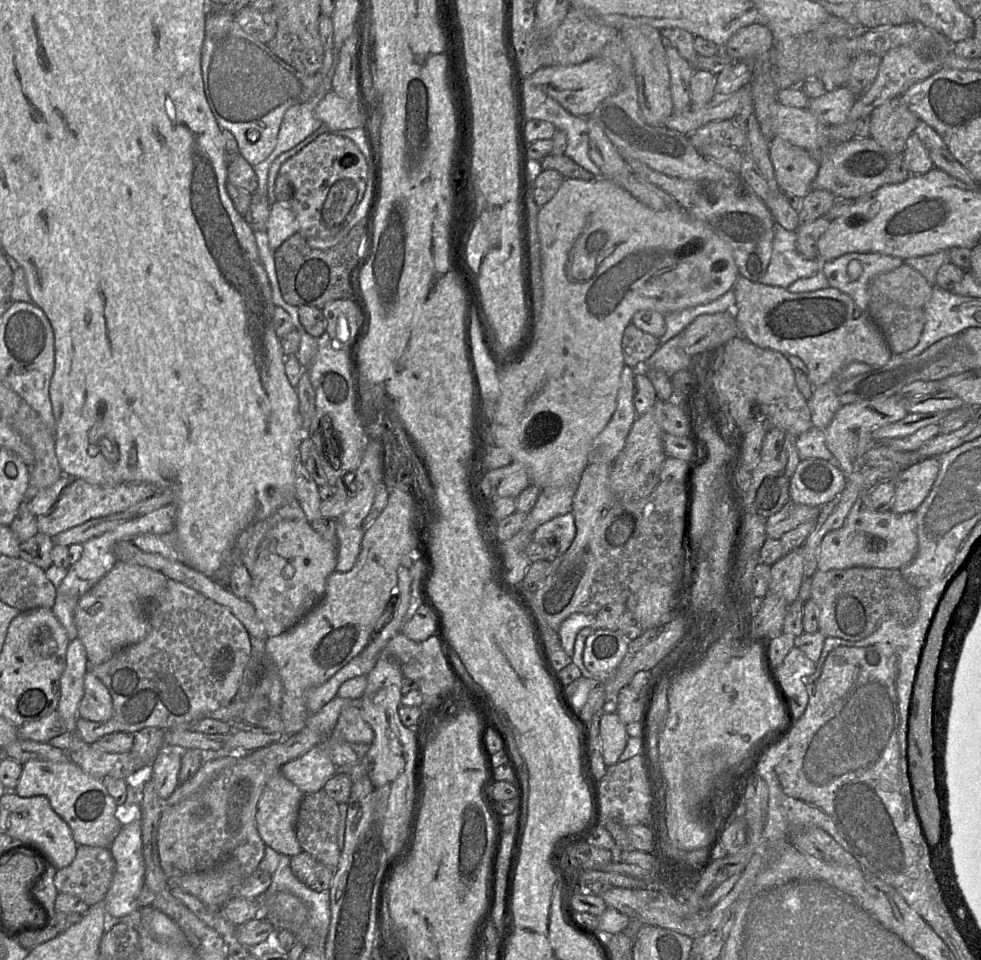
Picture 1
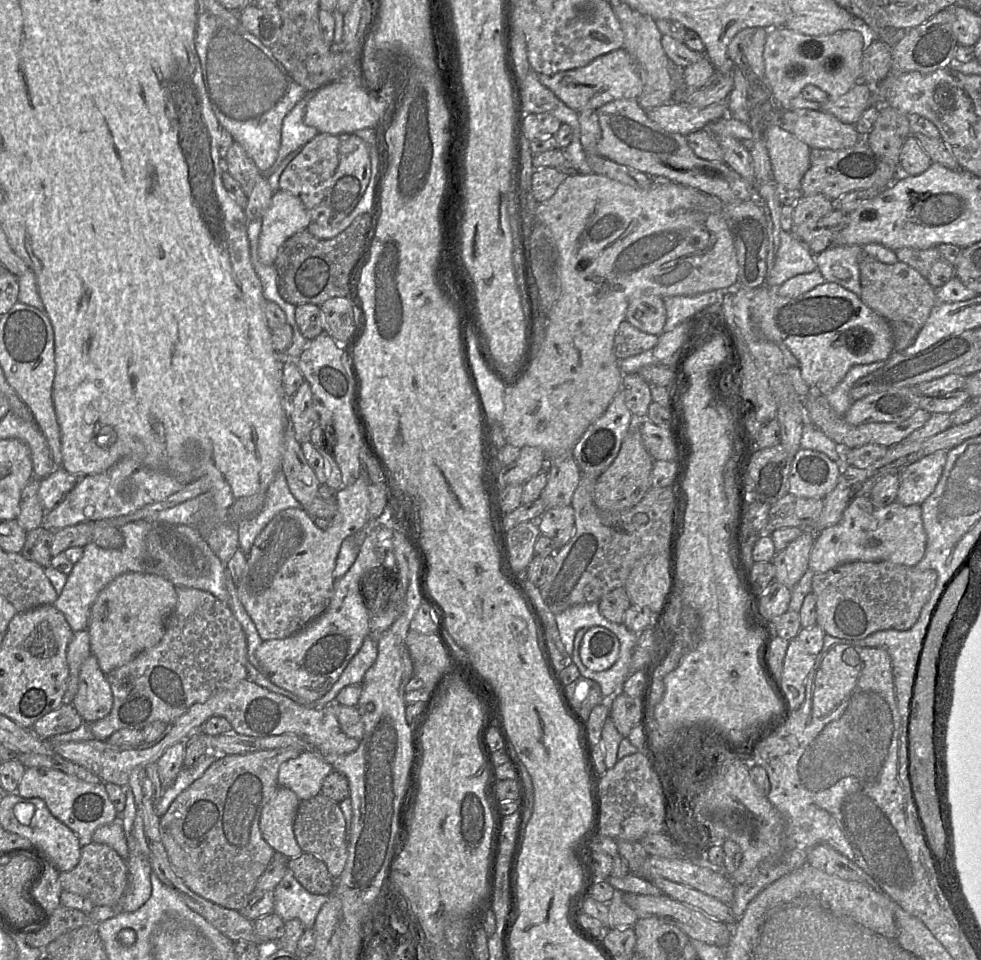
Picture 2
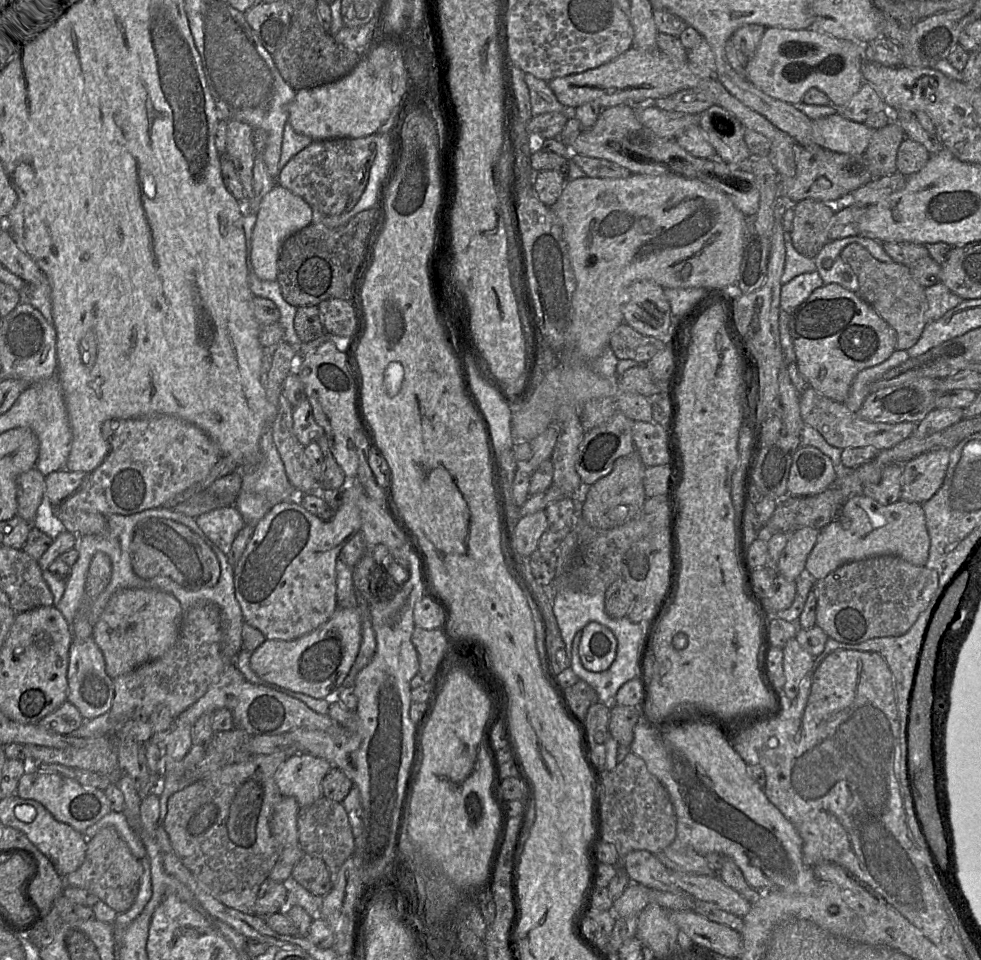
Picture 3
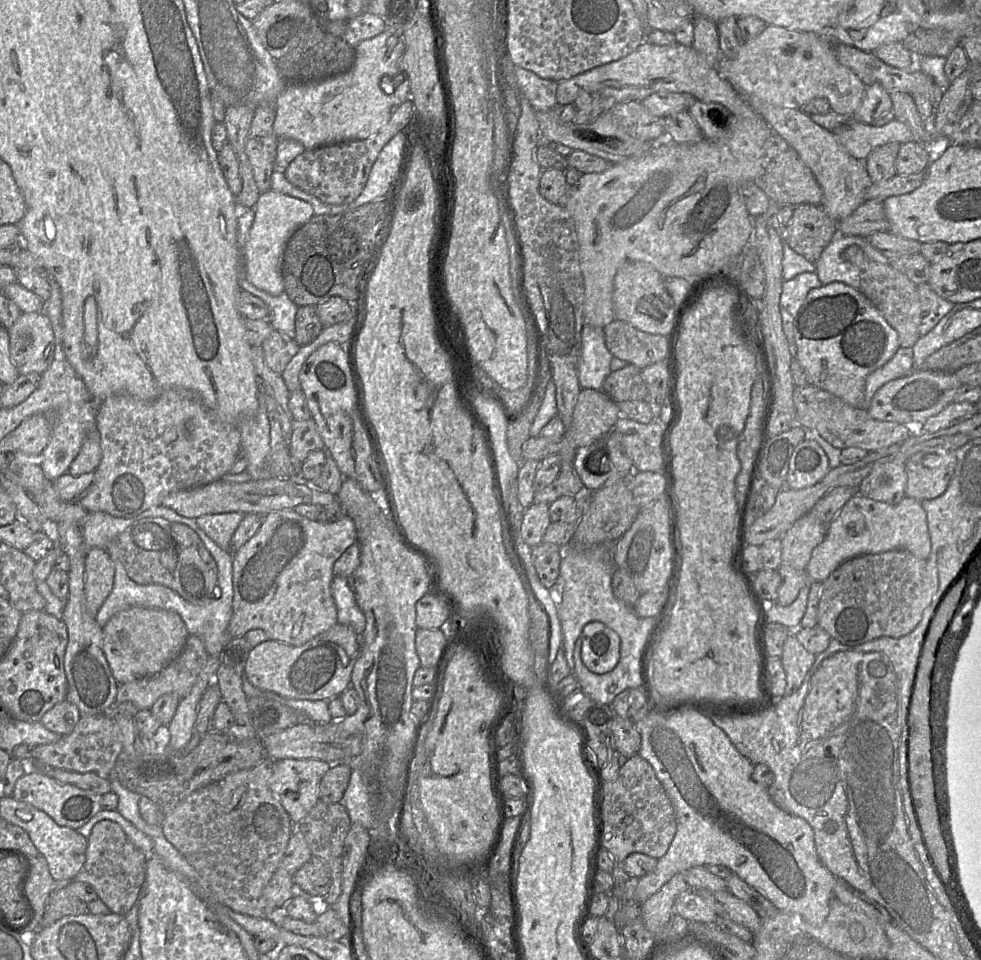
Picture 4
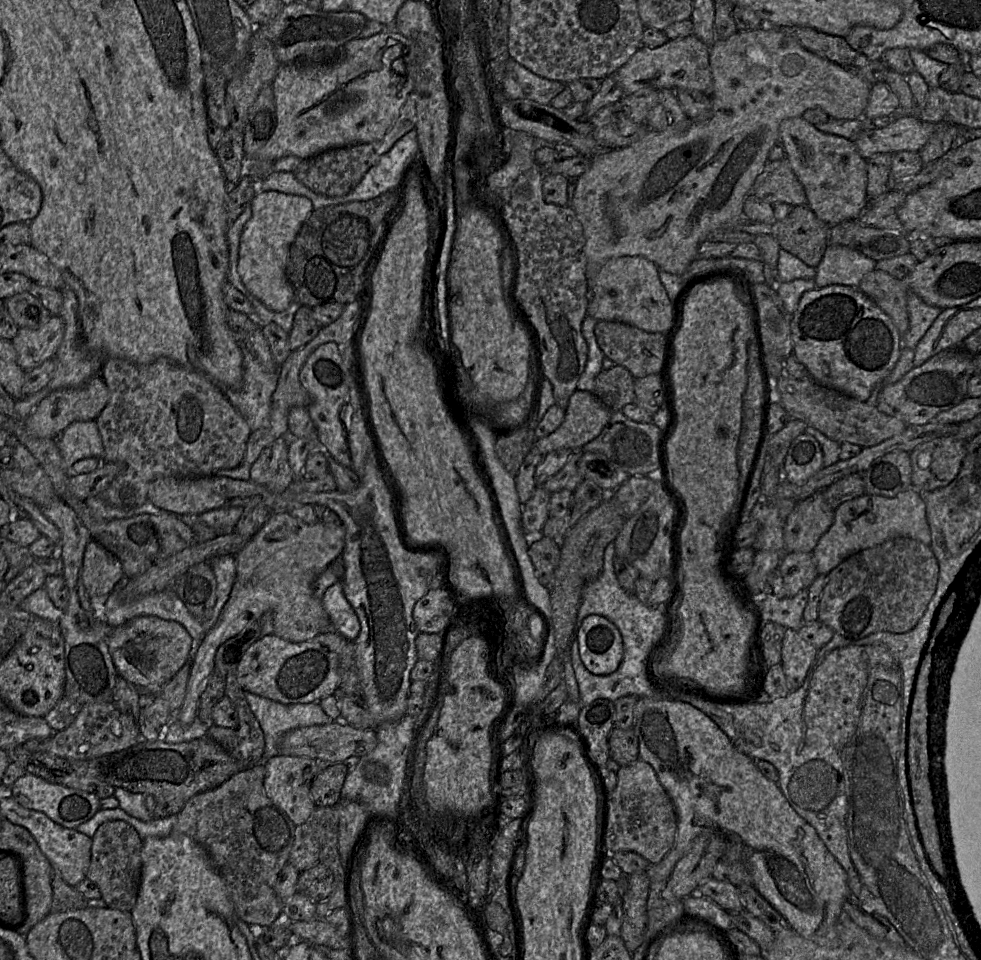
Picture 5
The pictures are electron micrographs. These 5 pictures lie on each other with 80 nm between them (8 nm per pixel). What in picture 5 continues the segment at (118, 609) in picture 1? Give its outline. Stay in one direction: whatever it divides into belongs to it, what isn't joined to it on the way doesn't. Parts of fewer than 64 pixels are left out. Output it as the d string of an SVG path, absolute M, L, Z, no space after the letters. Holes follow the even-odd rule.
M139 616L115 627L107 639L109 652L119 676L134 685L139 694L148 697L158 695L177 674L182 666L191 660L195 644L188 631L178 622L156 616Z

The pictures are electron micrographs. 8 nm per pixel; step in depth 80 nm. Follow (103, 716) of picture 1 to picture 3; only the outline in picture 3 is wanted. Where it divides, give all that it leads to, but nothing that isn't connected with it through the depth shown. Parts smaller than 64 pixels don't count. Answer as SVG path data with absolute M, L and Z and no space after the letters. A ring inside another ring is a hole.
M93 637L73 639L69 648L67 681L67 700L79 710L84 720L97 718L110 710L114 697L113 680L106 672L104 656Z

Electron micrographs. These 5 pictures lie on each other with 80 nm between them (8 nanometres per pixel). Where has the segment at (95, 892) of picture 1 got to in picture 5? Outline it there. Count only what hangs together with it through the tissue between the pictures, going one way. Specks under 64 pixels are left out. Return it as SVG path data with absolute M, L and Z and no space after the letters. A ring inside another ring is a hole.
M121 820L104 822L92 837L91 861L86 879L98 886L108 908L129 913L134 908L142 875L142 841L138 832Z

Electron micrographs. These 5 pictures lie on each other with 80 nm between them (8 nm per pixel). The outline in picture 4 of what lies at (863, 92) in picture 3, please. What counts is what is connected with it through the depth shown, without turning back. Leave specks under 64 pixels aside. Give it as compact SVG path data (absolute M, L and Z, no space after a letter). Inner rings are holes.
M881 85L866 86L860 107L853 114L852 119L864 124L872 124L882 114L892 110L889 92Z

